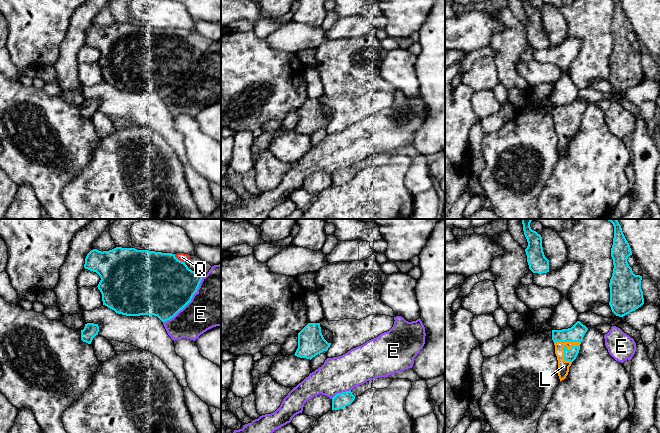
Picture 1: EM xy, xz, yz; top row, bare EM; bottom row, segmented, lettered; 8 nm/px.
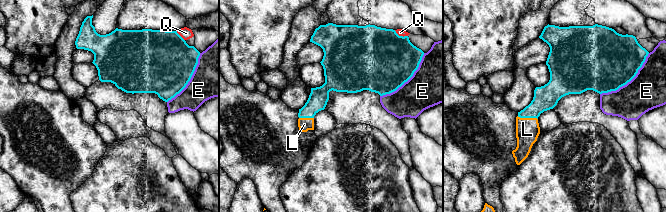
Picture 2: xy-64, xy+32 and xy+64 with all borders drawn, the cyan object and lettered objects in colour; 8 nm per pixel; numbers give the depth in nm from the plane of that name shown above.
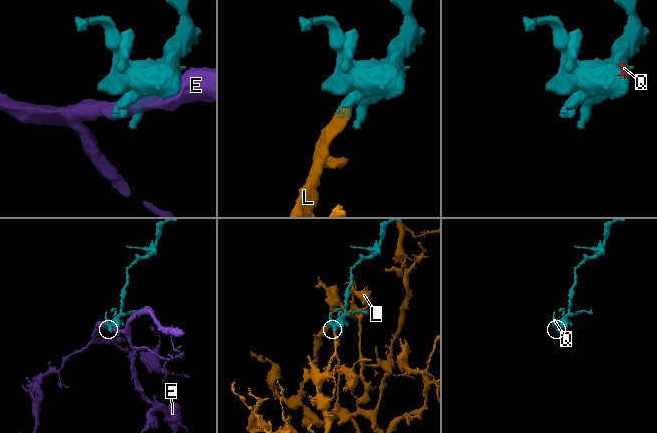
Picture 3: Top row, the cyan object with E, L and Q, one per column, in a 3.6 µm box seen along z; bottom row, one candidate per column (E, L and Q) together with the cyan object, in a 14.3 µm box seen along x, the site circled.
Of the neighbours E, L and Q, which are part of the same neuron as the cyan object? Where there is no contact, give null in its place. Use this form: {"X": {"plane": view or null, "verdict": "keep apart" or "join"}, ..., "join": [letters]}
{"E": {"plane": "xy", "verdict": "keep apart"}, "L": {"plane": "yz", "verdict": "join"}, "Q": {"plane": "xy", "verdict": "keep apart"}, "join": ["L"]}

